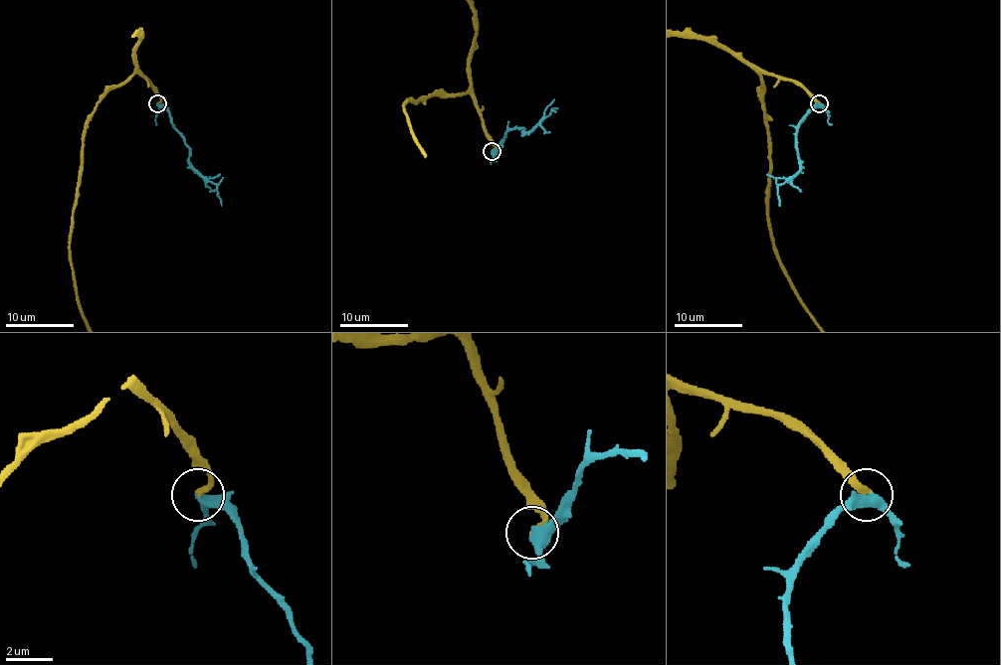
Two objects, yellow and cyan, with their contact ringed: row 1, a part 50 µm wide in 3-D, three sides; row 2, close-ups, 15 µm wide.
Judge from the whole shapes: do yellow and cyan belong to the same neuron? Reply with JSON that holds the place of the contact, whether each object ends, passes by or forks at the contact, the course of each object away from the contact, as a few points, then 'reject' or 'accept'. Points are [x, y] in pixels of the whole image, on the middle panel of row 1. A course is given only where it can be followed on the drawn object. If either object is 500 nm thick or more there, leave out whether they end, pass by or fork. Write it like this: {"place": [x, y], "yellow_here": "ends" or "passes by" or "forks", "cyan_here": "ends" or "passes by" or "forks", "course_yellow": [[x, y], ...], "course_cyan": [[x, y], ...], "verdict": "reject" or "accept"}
{"place": [492, 151], "yellow_here": "ends", "cyan_here": "passes by", "course_cyan": [[492, 151], [509, 130], [521, 128], [528, 132], [551, 109], [556, 111]], "verdict": "accept"}

